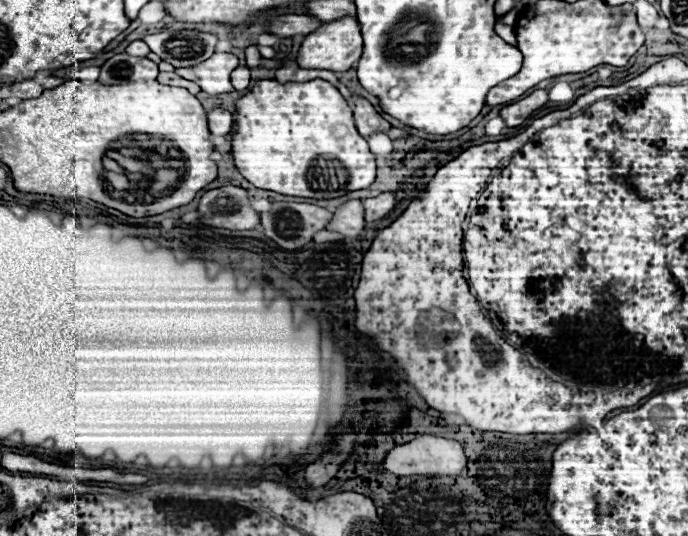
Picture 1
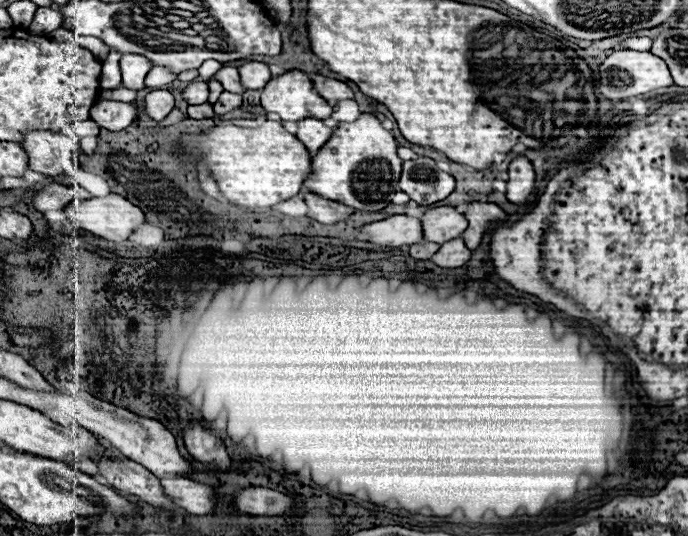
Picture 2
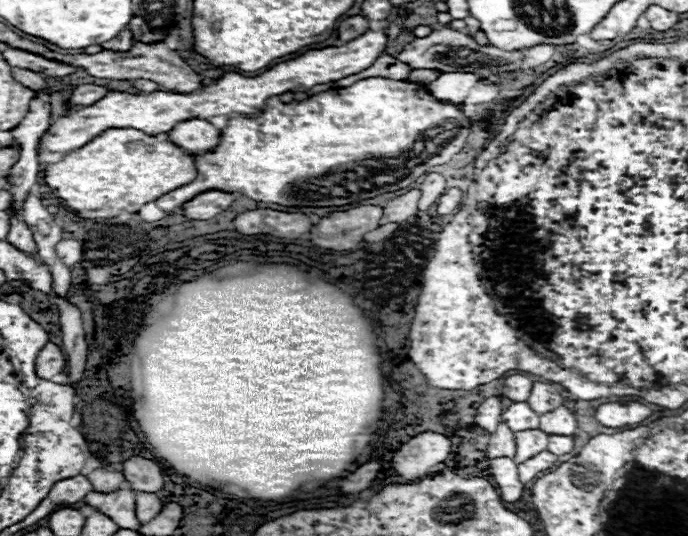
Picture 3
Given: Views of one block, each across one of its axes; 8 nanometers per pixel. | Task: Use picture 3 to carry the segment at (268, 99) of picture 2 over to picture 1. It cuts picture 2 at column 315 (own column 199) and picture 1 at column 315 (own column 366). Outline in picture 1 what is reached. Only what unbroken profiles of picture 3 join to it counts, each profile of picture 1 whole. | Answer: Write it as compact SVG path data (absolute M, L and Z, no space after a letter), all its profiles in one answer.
M340 18L338 22L326 22L314 34L308 34L300 46L298 64L302 68L318 68L332 72L346 72L362 54L362 34L356 18Z

